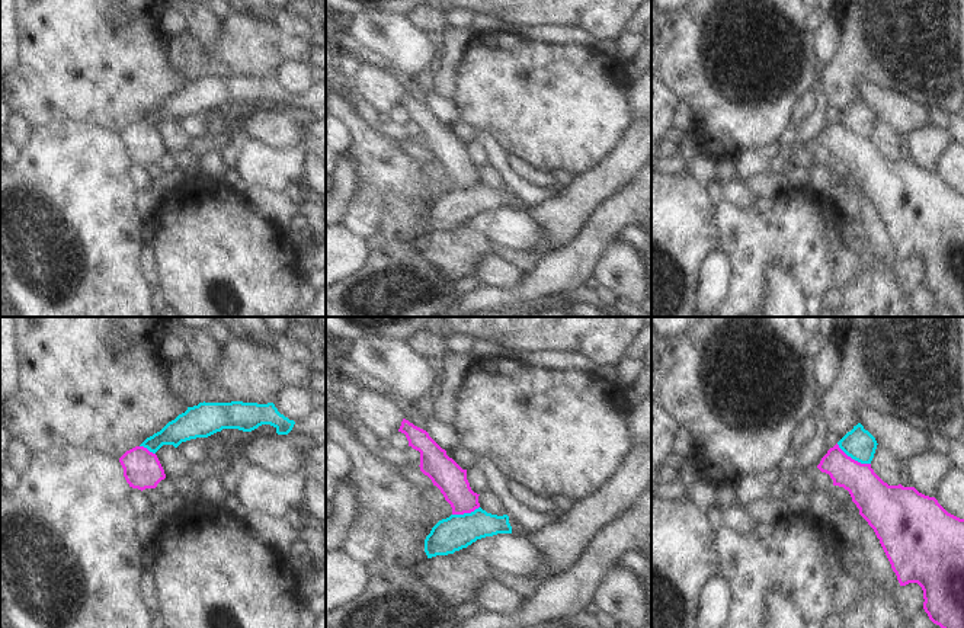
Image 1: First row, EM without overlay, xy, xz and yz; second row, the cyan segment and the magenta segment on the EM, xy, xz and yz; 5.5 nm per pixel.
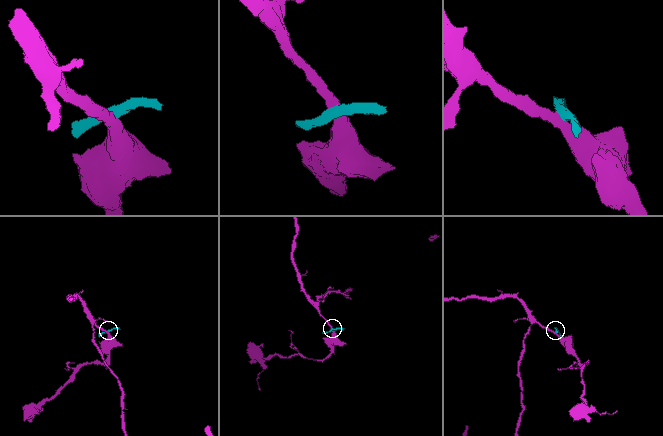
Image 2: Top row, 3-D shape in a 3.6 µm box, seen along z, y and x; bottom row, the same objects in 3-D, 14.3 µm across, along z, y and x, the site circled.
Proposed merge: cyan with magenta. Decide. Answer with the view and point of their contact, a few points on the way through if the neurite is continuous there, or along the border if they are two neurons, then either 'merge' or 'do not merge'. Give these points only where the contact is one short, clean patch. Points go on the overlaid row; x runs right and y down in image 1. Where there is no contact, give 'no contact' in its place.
contact yz (854, 458); border yz (836, 444), (852, 458), (870, 464); do not merge

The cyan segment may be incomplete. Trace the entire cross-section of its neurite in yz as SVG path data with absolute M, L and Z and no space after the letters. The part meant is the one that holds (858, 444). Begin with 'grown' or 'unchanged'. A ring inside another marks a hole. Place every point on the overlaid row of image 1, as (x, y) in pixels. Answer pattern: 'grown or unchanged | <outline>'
unchanged | M858 423L838 445L852 459L861 464L871 464L878 443L875 438Z

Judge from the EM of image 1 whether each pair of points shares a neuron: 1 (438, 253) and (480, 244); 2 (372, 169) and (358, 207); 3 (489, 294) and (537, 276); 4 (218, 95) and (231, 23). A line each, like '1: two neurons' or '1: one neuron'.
1: one neuron
2: one neuron
3: one neuron
4: two neurons

